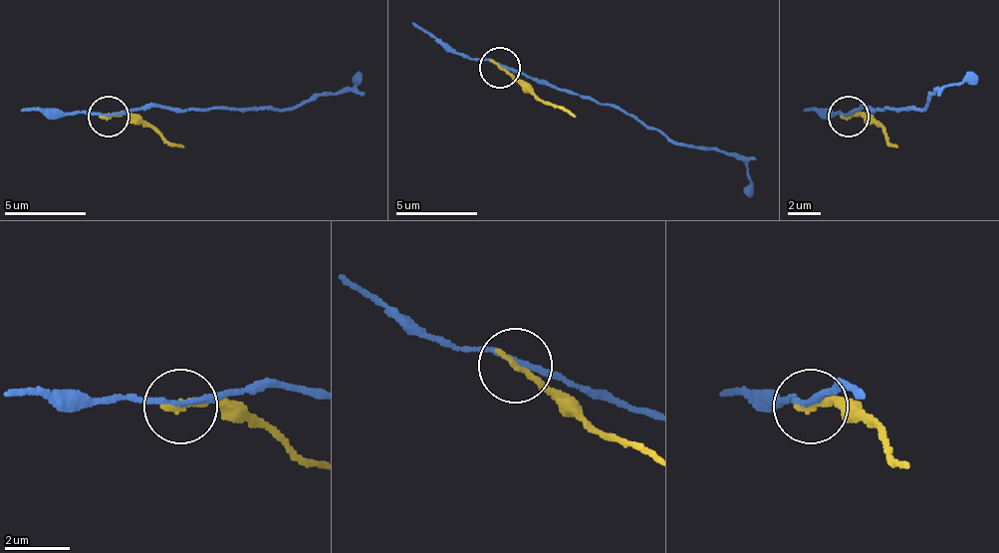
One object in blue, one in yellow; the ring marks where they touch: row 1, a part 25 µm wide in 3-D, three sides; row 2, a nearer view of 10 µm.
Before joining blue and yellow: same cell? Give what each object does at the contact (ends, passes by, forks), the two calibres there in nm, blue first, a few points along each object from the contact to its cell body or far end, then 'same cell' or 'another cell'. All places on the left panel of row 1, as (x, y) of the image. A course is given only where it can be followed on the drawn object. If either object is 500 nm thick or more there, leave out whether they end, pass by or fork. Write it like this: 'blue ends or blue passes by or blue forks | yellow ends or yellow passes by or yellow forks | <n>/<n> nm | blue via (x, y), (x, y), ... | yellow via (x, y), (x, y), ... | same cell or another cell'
blue passes by | yellow ends | 150/240 nm | blue via (110, 118), (154, 105), (170, 110), (289, 110), (343, 93), (355, 85), (355, 77) | yellow via (110, 118), (142, 118), (183, 145) | another cell

